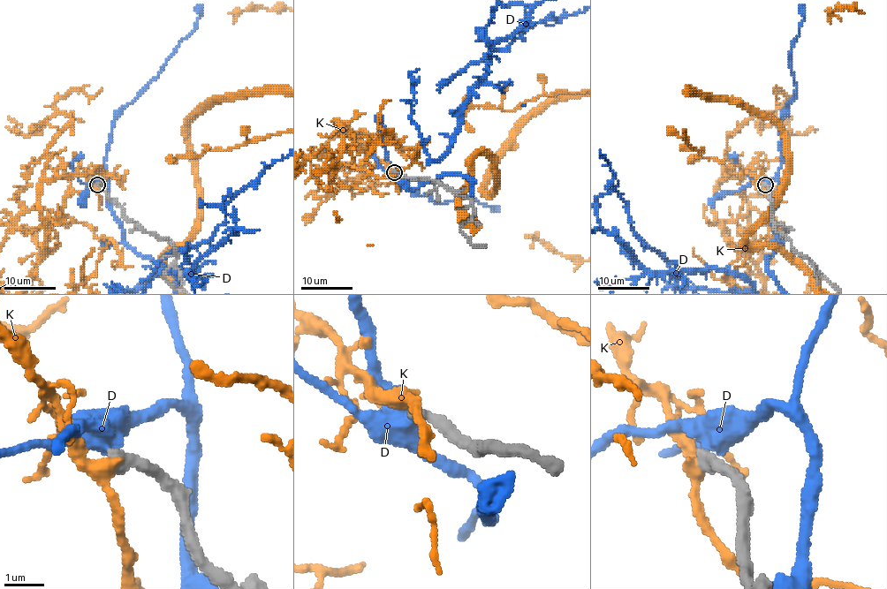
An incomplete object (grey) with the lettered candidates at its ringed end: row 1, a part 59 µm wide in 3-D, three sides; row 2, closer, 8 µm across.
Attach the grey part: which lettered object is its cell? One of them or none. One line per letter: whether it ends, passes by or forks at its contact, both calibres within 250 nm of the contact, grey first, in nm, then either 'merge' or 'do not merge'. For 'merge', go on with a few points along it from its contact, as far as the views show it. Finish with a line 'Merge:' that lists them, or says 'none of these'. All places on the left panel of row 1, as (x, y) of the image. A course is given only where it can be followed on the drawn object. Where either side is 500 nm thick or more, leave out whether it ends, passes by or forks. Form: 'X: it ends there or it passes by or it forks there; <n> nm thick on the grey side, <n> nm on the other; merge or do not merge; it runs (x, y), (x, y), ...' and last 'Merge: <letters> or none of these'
D: 360 nm thick on the grey side, 500 nm on the other; do not merge
K: it passes by; 360 nm thick on the grey side, 320 nm on the other; do not merge
Merge: none of these

